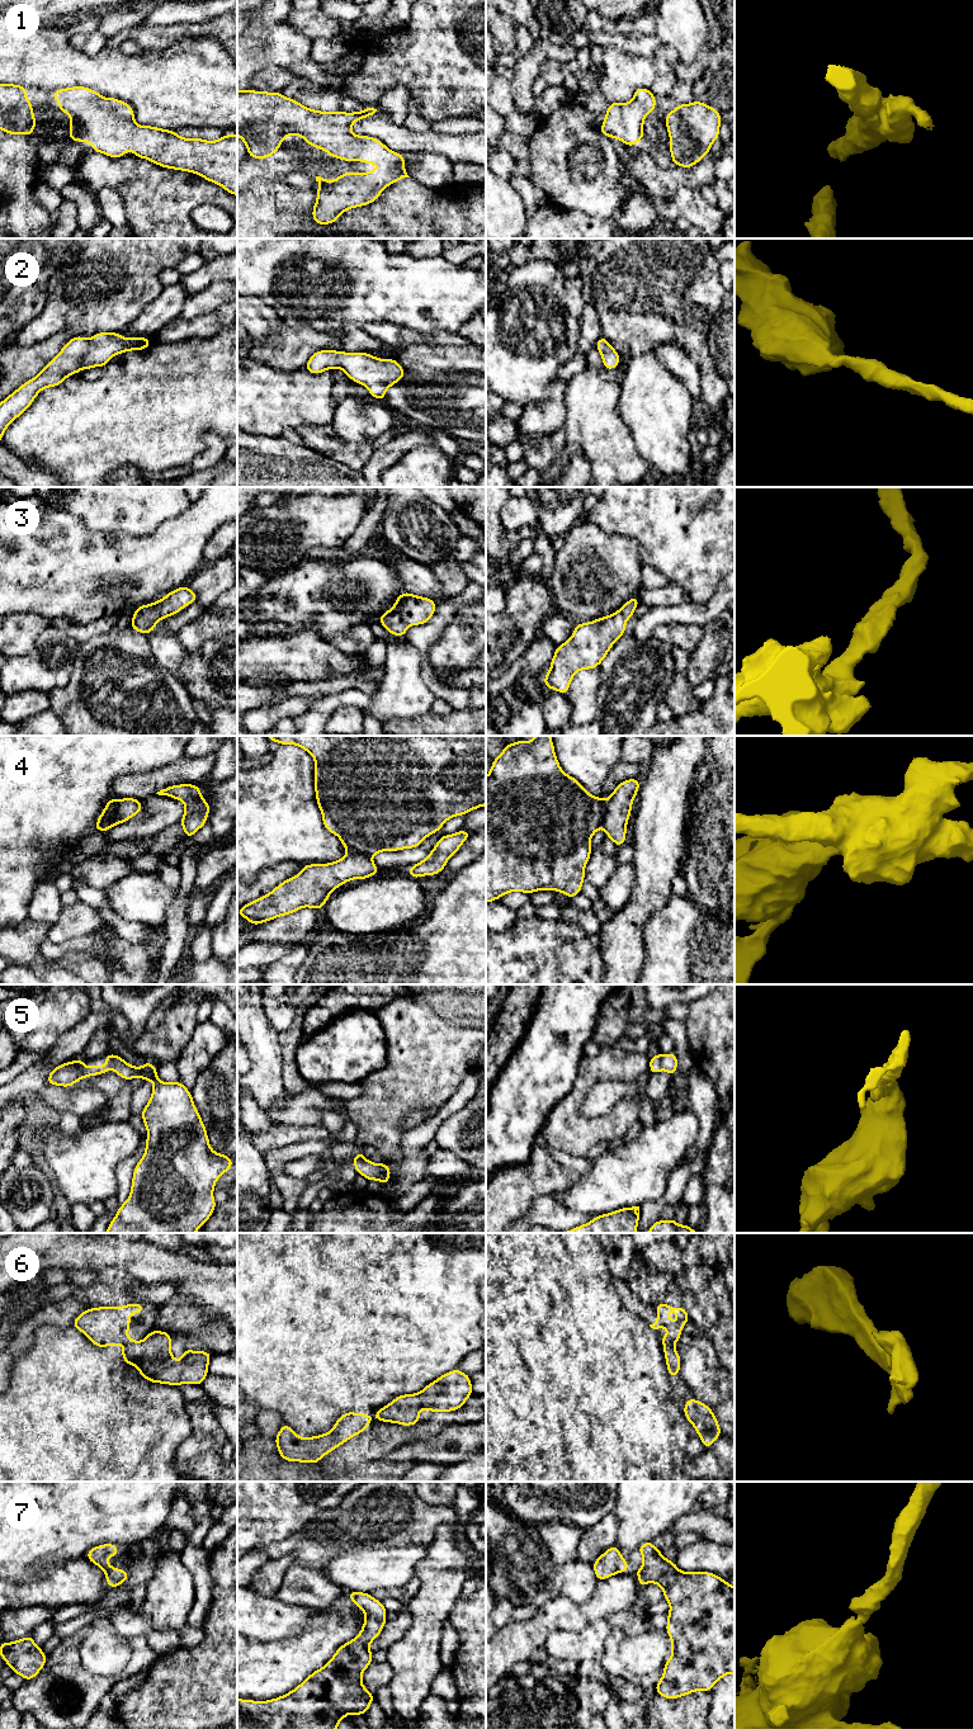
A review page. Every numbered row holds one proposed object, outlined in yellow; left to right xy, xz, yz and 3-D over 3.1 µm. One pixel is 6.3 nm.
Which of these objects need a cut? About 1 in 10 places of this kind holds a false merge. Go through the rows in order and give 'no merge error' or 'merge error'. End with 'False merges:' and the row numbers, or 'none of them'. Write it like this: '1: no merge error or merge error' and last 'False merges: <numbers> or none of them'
1: no merge error
2: no merge error
3: no merge error
4: merge error
5: no merge error
6: merge error
7: no merge error
False merges: 4, 6

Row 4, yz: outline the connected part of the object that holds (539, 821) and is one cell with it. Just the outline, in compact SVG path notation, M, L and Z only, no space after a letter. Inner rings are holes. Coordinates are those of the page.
M551 736L506 743L486 775L486 903L510 892L557 891L568 898L581 893L590 841L601 827L604 806L605 799L591 795L561 769Z

